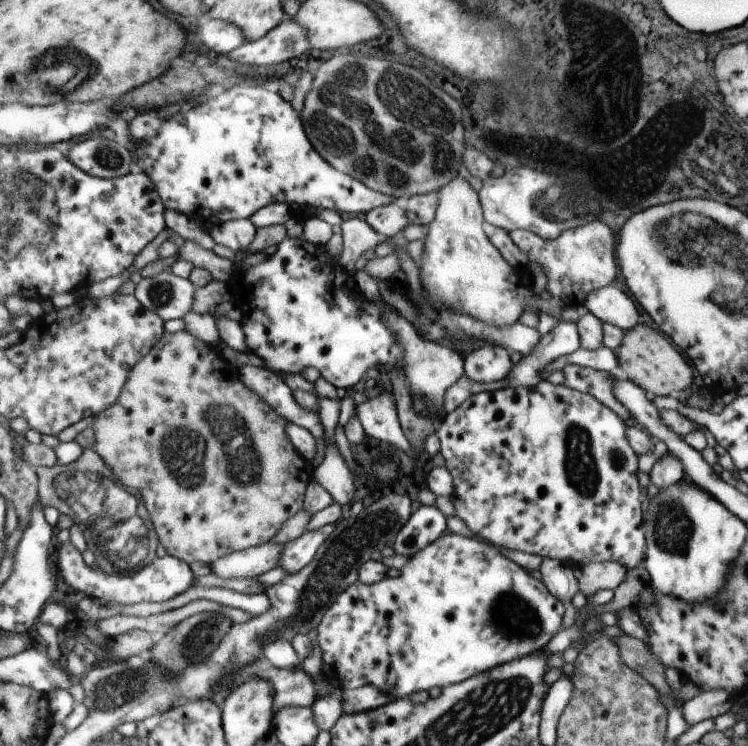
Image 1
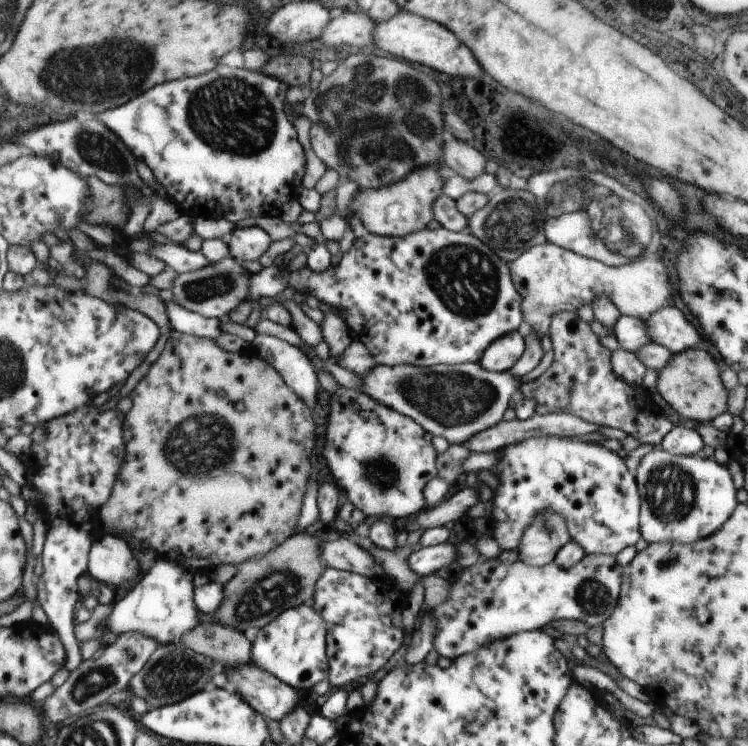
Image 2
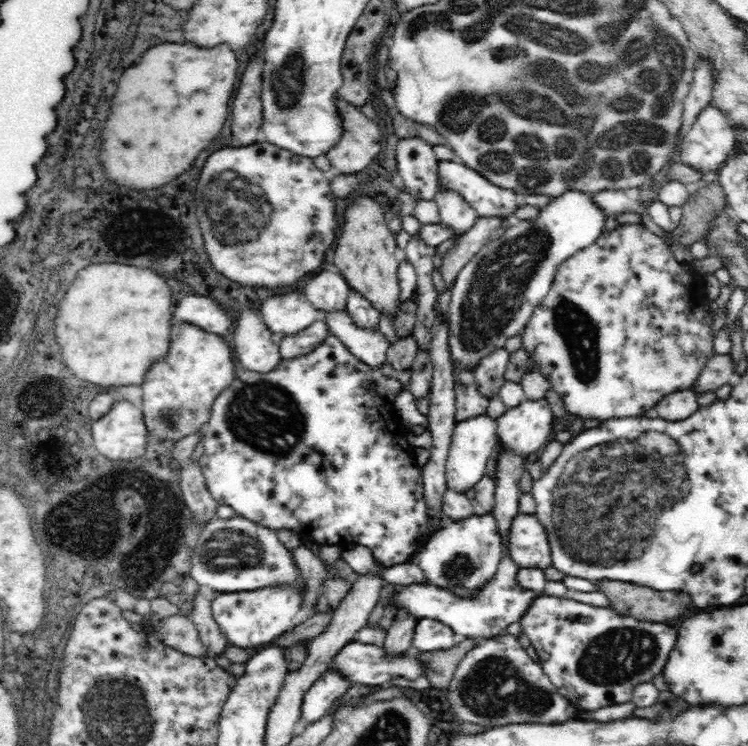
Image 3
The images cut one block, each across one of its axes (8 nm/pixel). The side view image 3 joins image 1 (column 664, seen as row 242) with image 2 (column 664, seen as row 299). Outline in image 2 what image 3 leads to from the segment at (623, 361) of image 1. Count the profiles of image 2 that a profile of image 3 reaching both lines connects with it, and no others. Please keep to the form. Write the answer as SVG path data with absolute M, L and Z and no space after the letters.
M690 348L673 354L669 362L656 374L657 394L677 412L681 419L710 423L715 416L725 412L727 390L719 382L719 372L717 372L715 362L709 358L707 351Z

